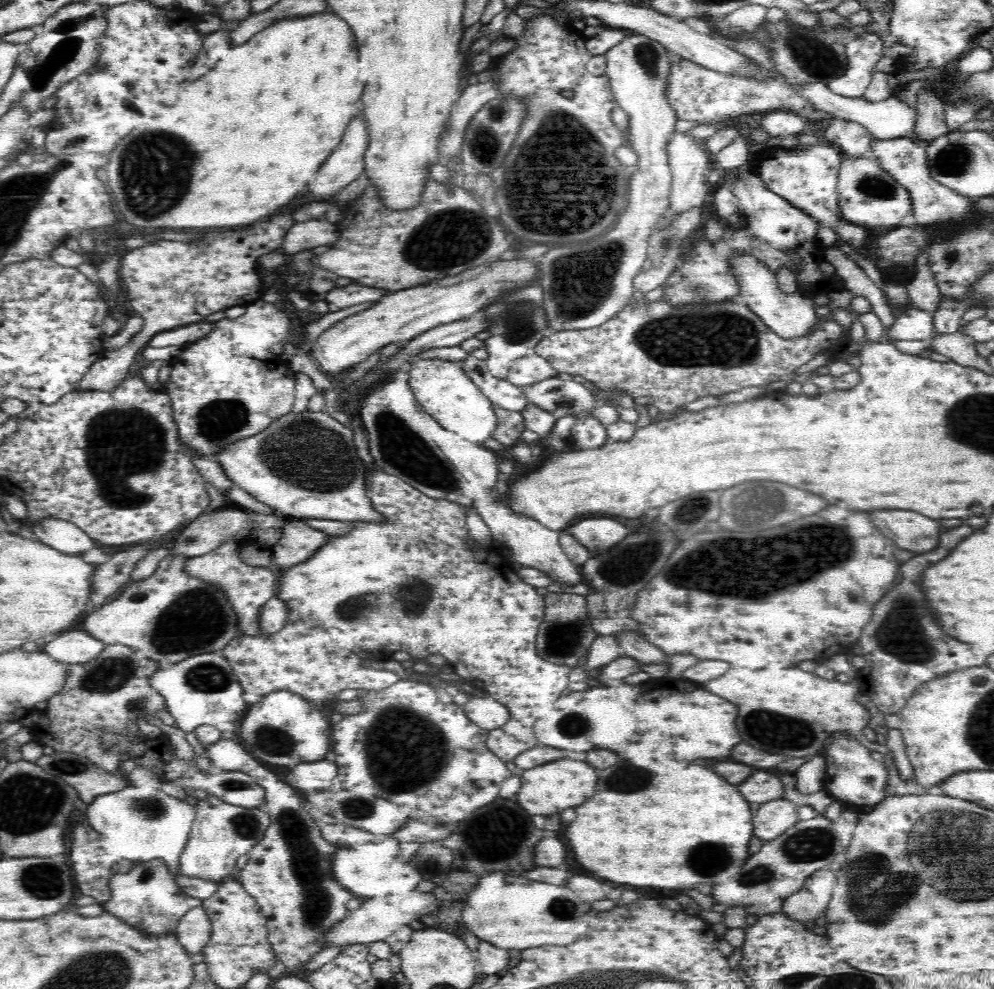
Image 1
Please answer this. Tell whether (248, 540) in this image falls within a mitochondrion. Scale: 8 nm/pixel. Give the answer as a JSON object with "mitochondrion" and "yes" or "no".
{"mitochondrion":"no"}

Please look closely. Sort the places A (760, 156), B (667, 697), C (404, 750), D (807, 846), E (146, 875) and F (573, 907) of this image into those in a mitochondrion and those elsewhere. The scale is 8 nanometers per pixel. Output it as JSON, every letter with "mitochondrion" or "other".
{"A":"other","B":"other","C":"mitochondrion","D":"mitochondrion","E":"other","F":"mitochondrion"}

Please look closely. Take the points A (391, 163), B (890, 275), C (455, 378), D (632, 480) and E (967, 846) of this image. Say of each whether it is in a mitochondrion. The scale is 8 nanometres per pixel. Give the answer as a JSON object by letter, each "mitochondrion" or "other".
{"A":"other","B":"other","C":"other","D":"other","E":"mitochondrion"}

